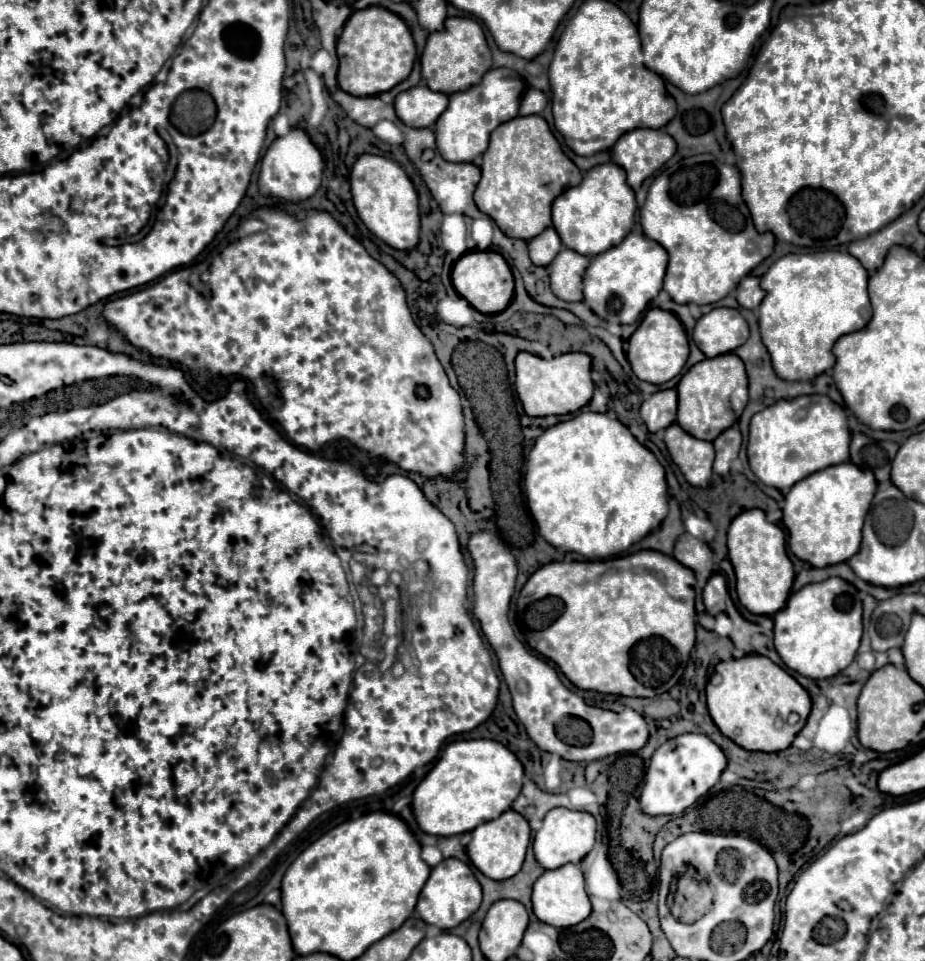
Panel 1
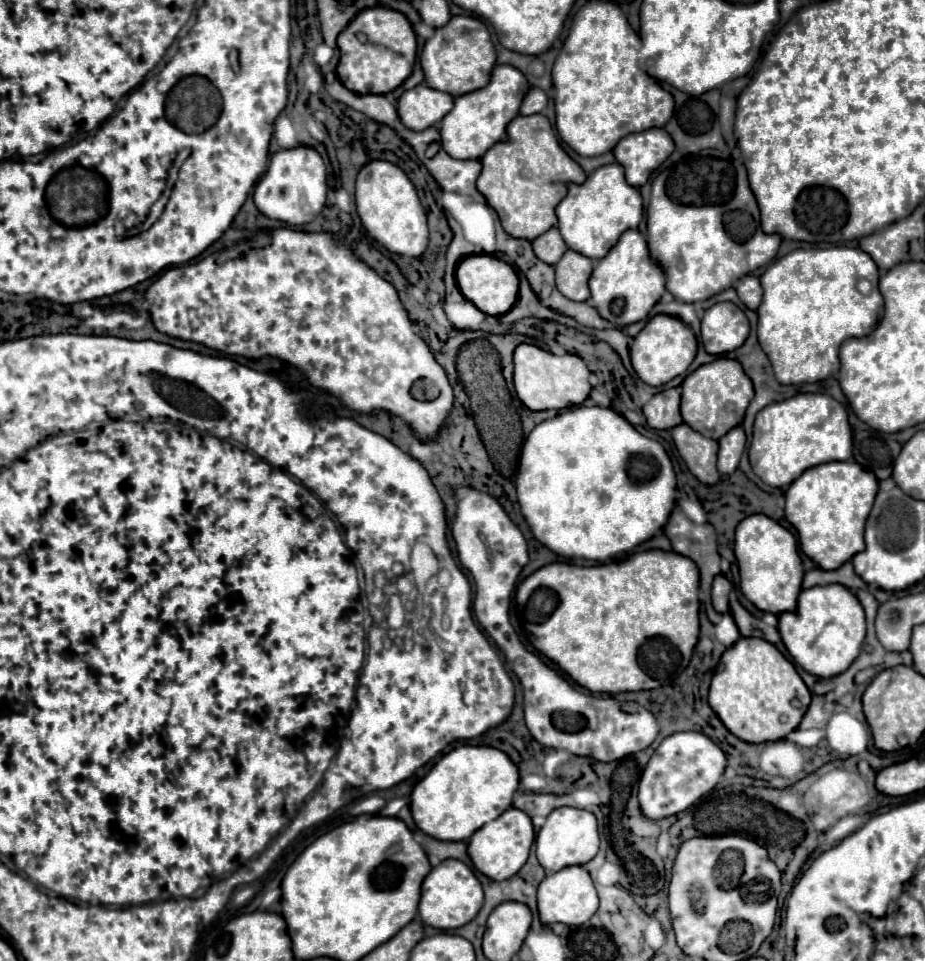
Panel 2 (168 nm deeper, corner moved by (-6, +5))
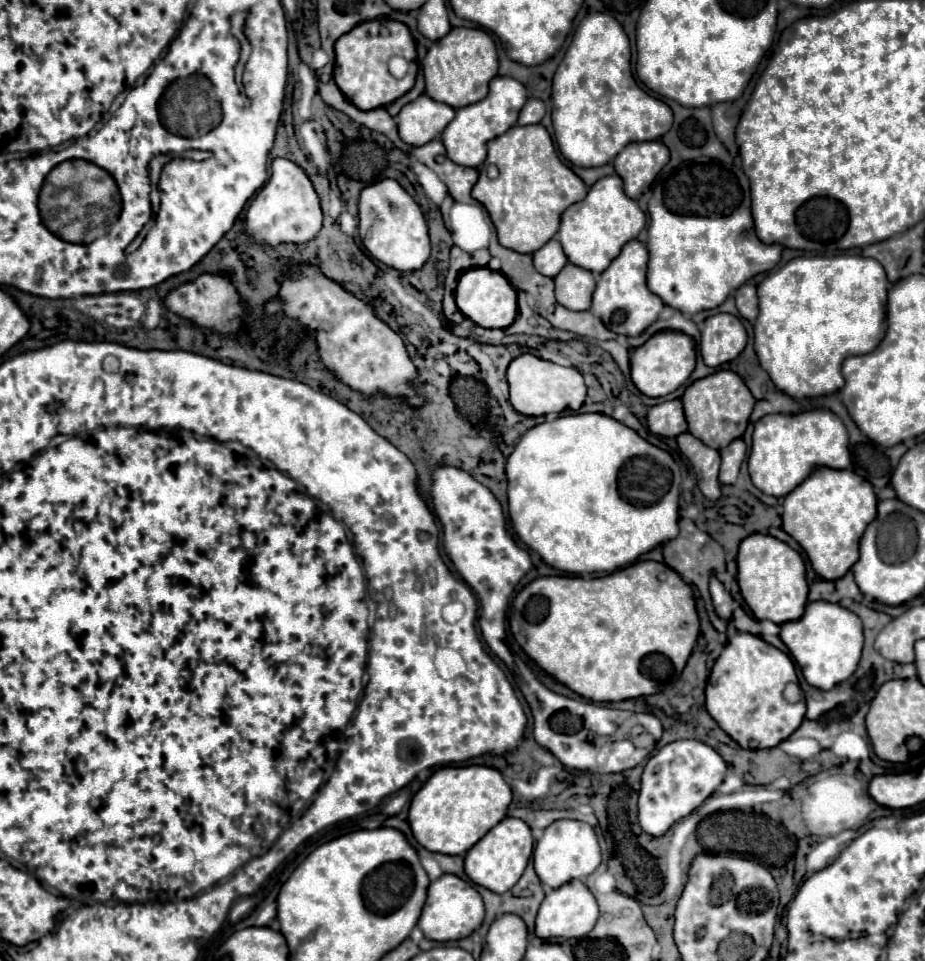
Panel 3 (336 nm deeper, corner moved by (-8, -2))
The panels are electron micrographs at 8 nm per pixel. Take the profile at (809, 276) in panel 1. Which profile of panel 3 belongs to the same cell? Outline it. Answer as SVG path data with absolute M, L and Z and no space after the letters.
M850 255L795 257L779 271L769 273L757 287L759 317L753 325L759 365L769 373L779 391L791 399L831 395L843 387L841 365L851 355L871 353L885 337L889 281L879 261Z

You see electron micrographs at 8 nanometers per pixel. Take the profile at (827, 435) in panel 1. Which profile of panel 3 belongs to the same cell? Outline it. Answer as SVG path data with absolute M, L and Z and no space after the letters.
M807 411L801 415L765 415L755 423L749 475L753 485L765 495L785 497L819 465L829 469L847 469L851 465L847 429L835 413Z

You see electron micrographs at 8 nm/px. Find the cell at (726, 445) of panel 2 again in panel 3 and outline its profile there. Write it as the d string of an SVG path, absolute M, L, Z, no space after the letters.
M735 439L731 445L727 445L727 449L721 449L721 473L719 473L719 481L723 485L733 485L737 481L739 475L739 467L745 459L745 443L743 439Z

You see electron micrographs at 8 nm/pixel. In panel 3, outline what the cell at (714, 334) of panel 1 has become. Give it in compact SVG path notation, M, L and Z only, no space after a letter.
M717 313L705 319L701 331L701 357L707 367L733 361L747 343L747 333L735 315Z

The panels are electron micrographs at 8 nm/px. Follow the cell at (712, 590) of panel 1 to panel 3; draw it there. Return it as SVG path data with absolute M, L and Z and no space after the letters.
M717 579L711 581L711 597L713 597L713 605L715 605L715 609L717 609L717 615L719 615L723 621L729 621L733 599L731 599L731 595L725 591L723 583L717 581Z

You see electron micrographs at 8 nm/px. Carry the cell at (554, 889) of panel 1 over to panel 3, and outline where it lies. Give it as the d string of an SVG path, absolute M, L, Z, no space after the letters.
M575 879L575 881L569 881L569 883L561 885L559 889L553 889L551 893L545 895L545 899L539 907L539 913L537 913L535 935L539 939L551 939L551 937L581 939L593 929L597 917L599 917L599 909L597 909L595 897L591 895L591 891L585 887L583 881Z

